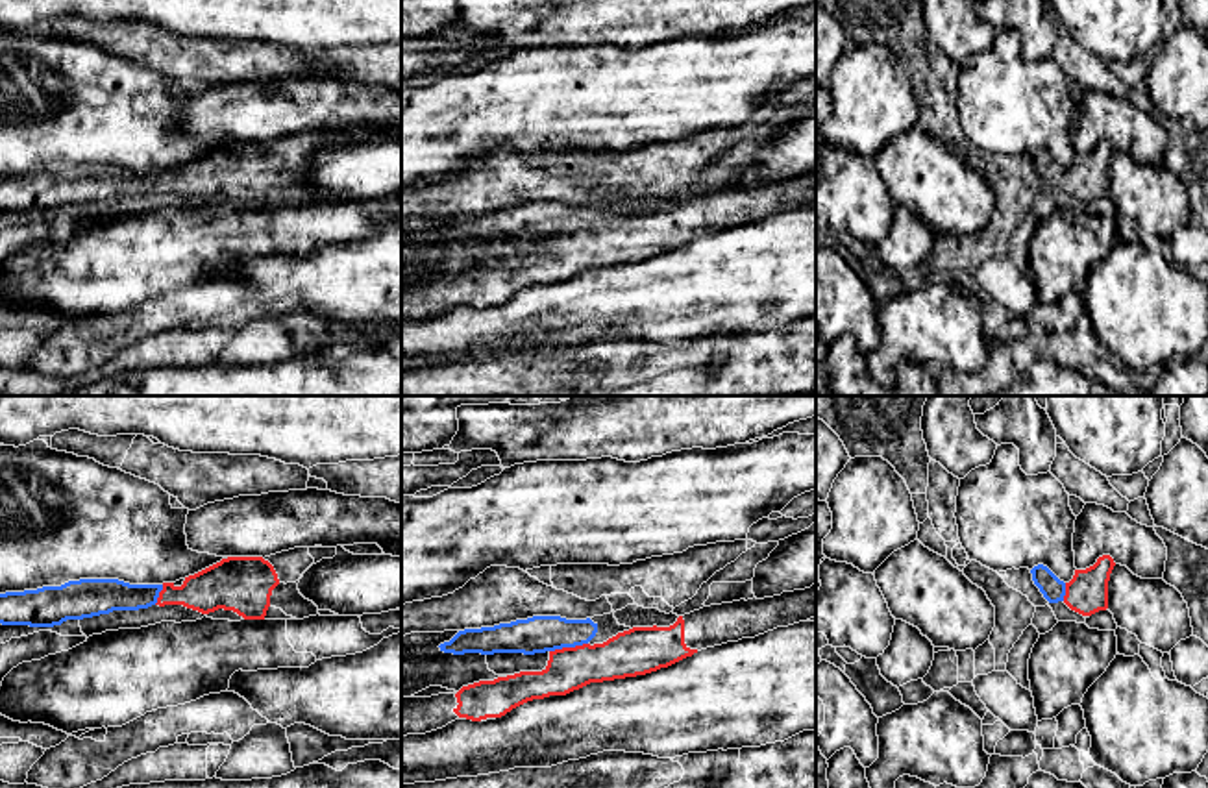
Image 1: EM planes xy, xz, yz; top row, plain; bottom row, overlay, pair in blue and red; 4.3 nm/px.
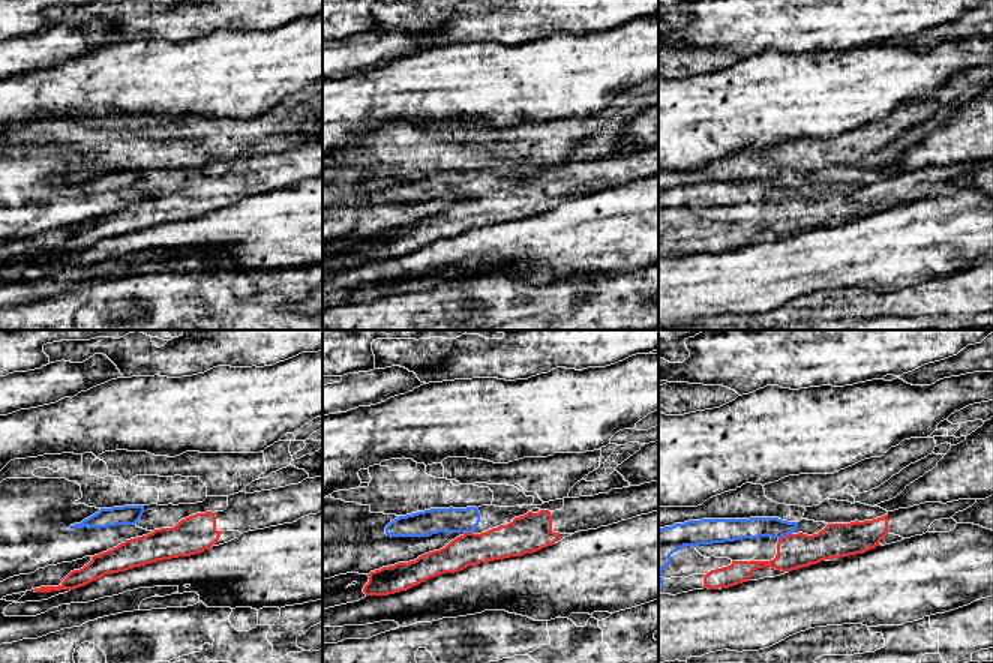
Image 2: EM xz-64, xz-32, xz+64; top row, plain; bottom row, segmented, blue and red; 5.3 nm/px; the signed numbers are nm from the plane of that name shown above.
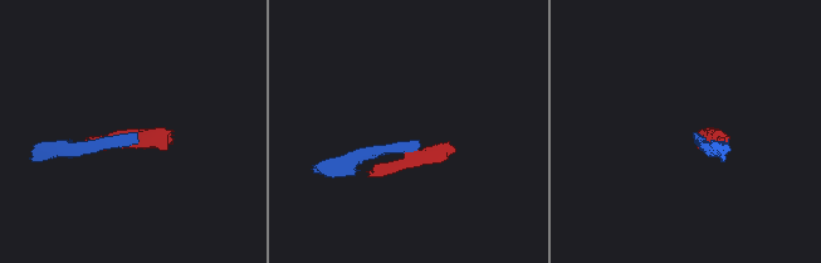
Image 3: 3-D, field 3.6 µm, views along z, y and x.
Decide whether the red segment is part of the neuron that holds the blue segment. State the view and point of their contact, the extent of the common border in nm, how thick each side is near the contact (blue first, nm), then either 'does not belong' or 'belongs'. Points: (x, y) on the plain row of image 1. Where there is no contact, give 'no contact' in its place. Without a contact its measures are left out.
meets blue in xz at (568, 232); contact 170 nm long; 160 nm thick on the blue side, 190 nm on the other; belongs

